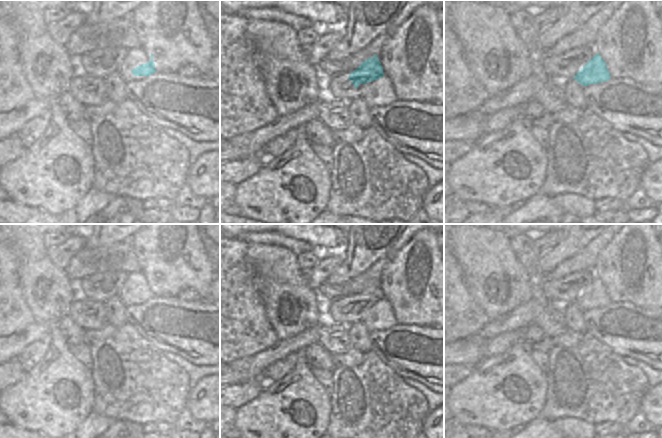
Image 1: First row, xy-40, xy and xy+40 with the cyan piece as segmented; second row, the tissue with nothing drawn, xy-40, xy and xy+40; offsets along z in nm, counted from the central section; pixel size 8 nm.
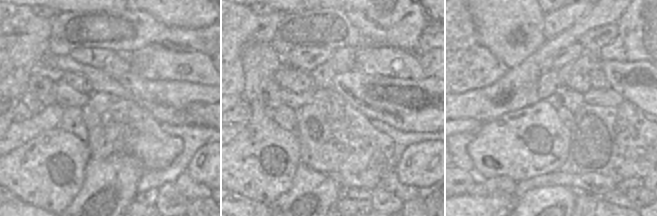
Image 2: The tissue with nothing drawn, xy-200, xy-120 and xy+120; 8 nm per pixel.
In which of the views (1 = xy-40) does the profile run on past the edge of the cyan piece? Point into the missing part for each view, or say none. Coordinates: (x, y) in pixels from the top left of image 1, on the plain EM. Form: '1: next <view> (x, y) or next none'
1: next none

